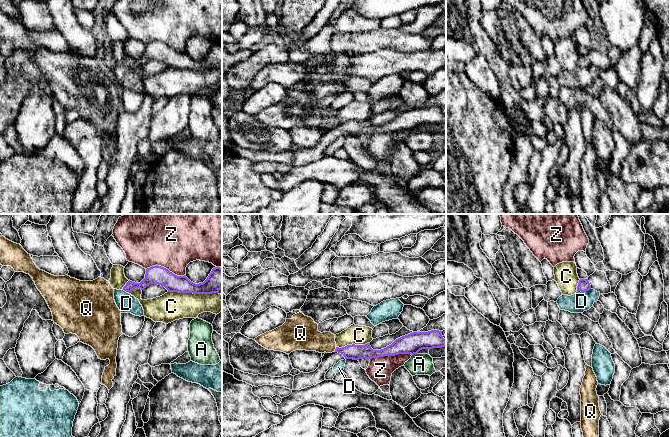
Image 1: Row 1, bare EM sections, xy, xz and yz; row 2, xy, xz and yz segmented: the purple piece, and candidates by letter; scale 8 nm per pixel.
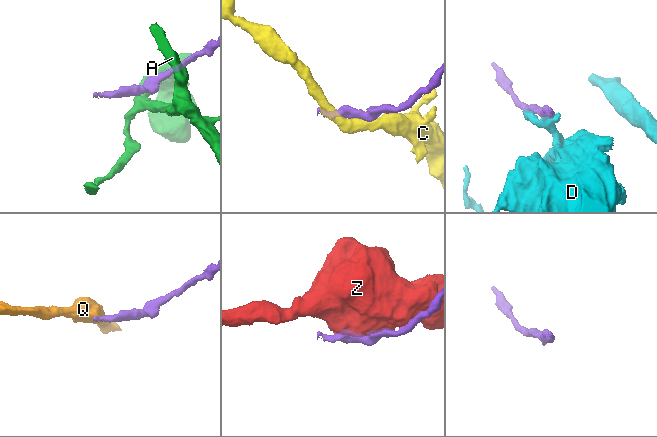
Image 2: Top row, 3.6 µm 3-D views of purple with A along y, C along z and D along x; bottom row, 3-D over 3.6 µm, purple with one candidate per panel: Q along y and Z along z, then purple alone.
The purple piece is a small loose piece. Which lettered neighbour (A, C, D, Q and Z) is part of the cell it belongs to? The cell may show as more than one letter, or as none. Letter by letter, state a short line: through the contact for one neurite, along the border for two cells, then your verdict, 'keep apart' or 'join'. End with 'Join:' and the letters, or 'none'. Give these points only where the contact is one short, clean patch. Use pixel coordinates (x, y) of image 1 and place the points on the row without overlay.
A: line xz (416, 129), (412, 131); keep apart
C: keep apart
D: keep apart
Q: line xz (355, 128), (335, 125), (325, 118), (307, 113); join
Z: keep apart
Join: Q

